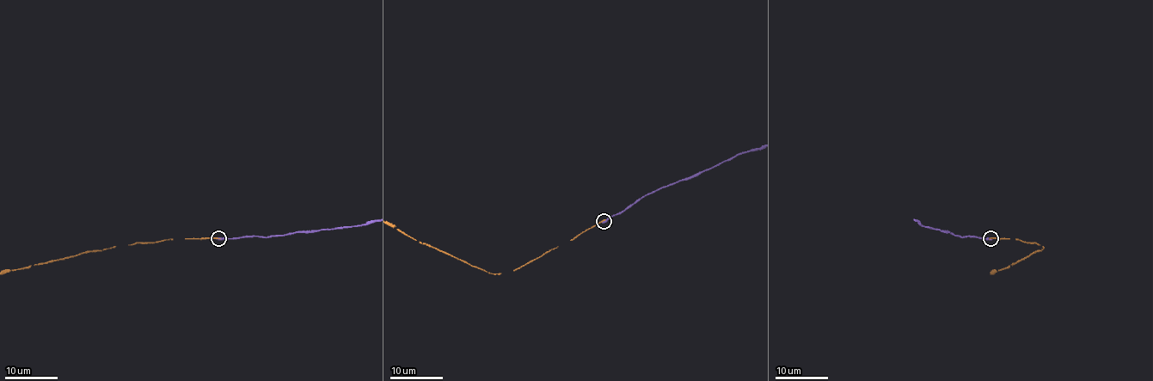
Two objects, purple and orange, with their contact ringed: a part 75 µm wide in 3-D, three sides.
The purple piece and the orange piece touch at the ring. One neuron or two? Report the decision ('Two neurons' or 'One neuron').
Two neurons

